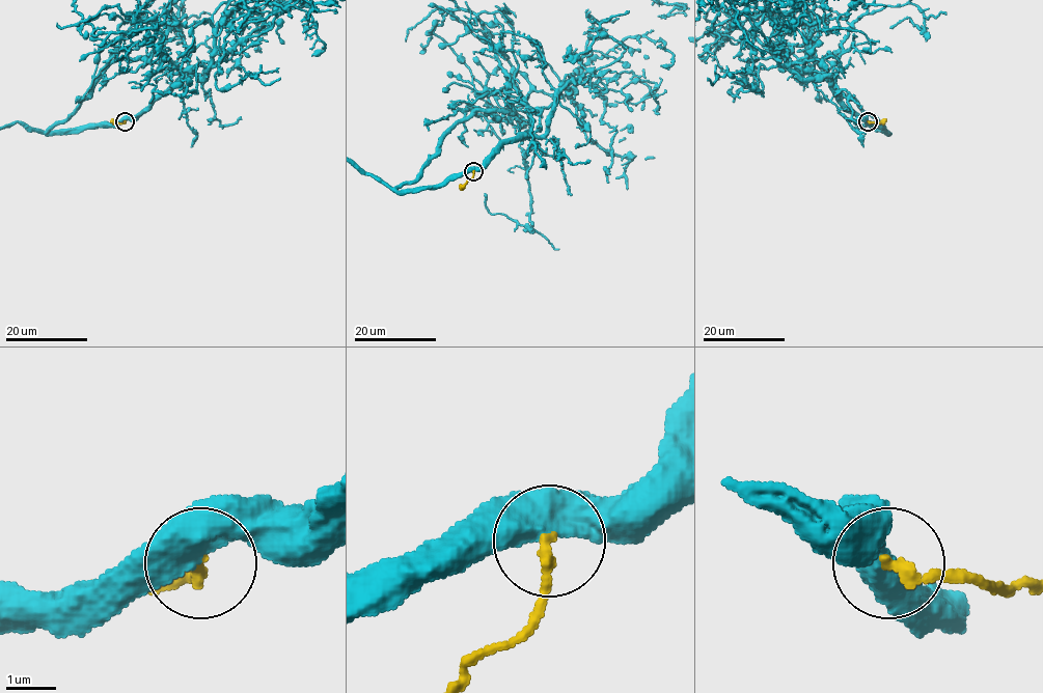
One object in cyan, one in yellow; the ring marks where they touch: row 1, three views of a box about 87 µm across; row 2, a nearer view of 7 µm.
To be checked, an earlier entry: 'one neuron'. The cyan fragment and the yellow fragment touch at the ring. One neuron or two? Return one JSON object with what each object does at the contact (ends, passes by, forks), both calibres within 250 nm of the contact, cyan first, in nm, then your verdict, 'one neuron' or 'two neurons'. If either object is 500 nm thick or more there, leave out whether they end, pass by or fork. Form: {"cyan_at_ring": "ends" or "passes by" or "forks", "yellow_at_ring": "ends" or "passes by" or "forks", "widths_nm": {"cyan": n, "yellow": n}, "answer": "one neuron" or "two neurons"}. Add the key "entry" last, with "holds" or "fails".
{"widths_nm": {"cyan": 500, "yellow": 240}, "answer": "two neurons", "entry": "fails"}

